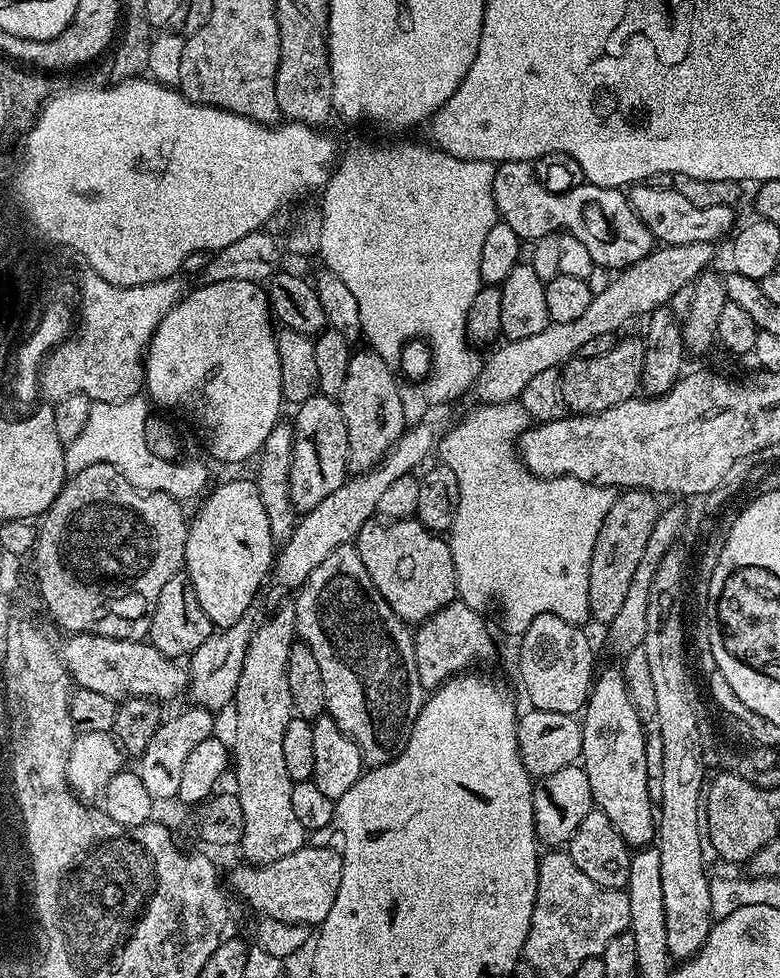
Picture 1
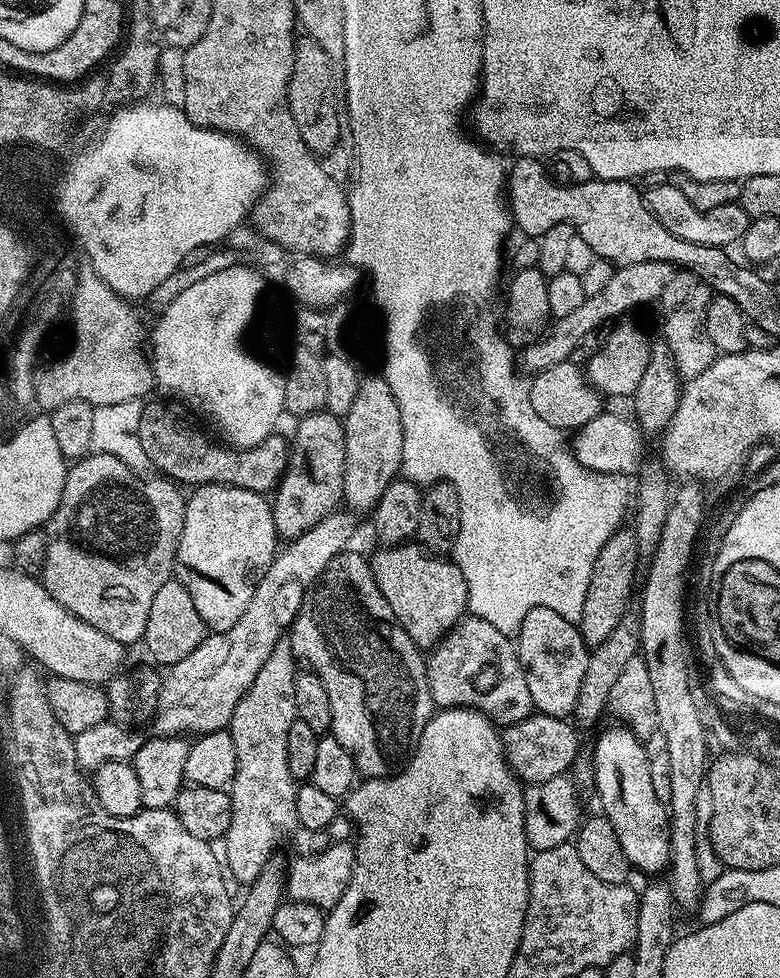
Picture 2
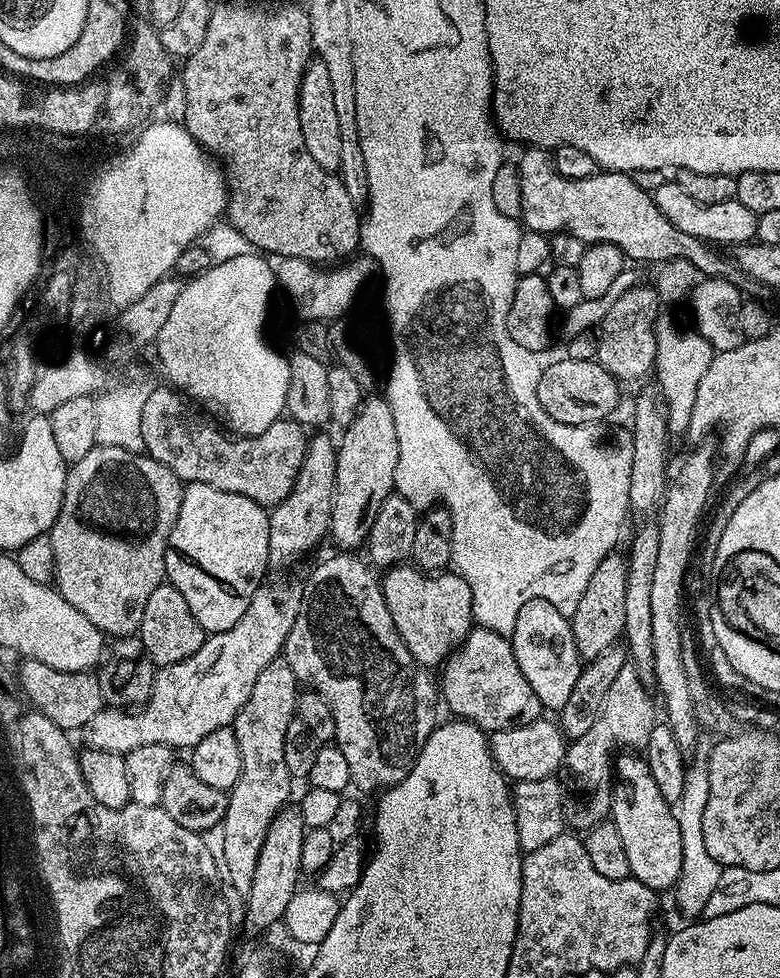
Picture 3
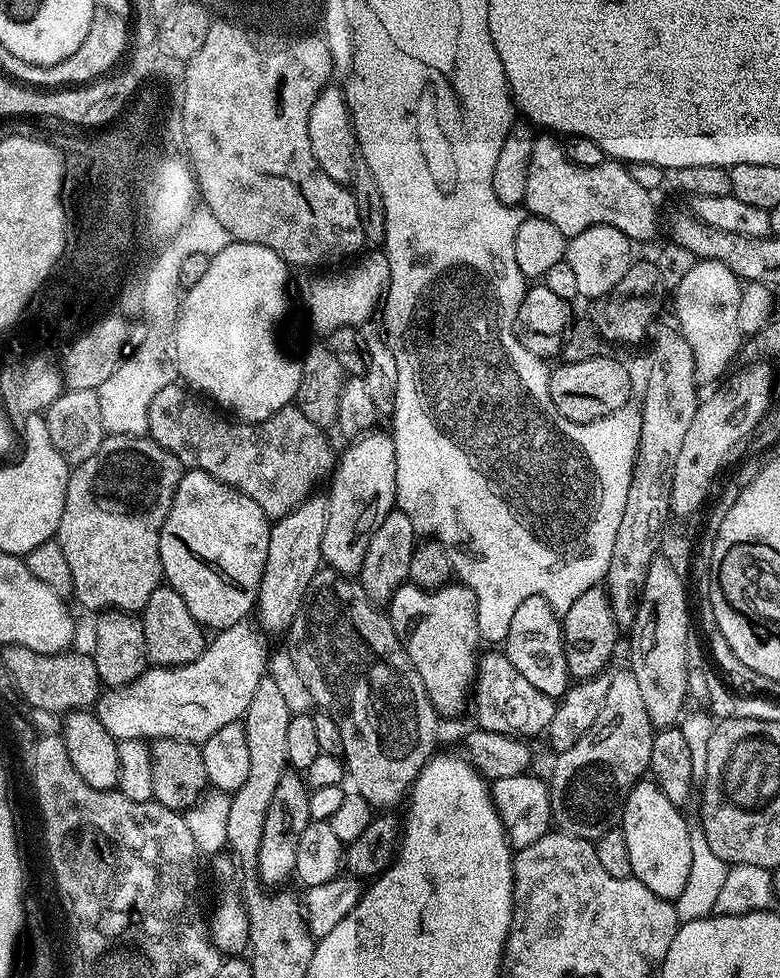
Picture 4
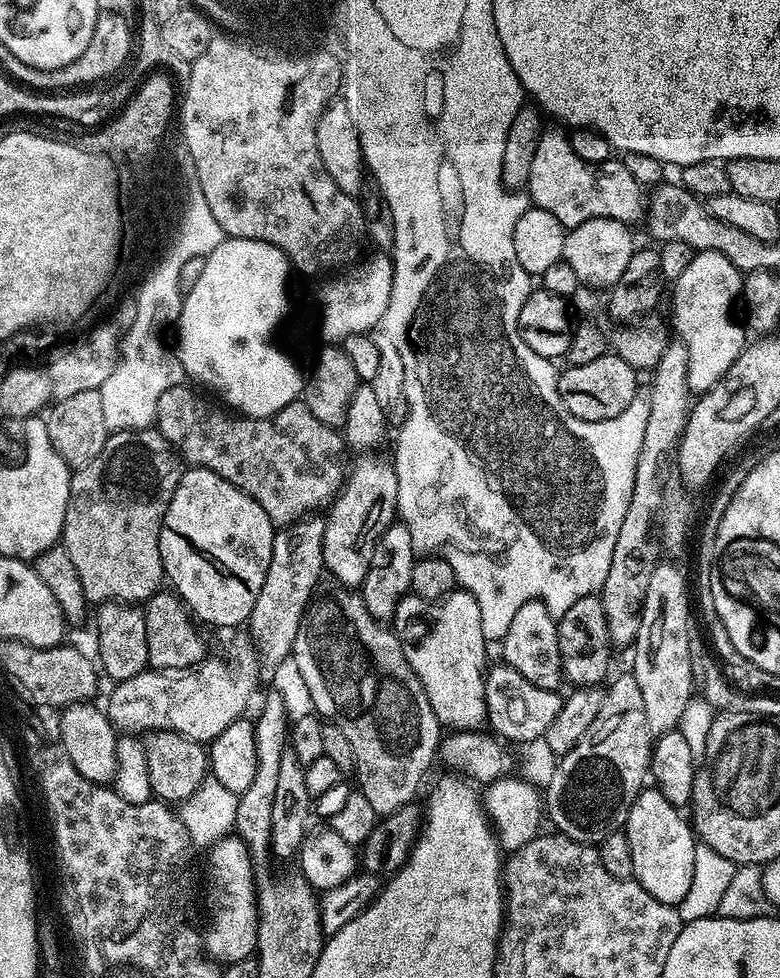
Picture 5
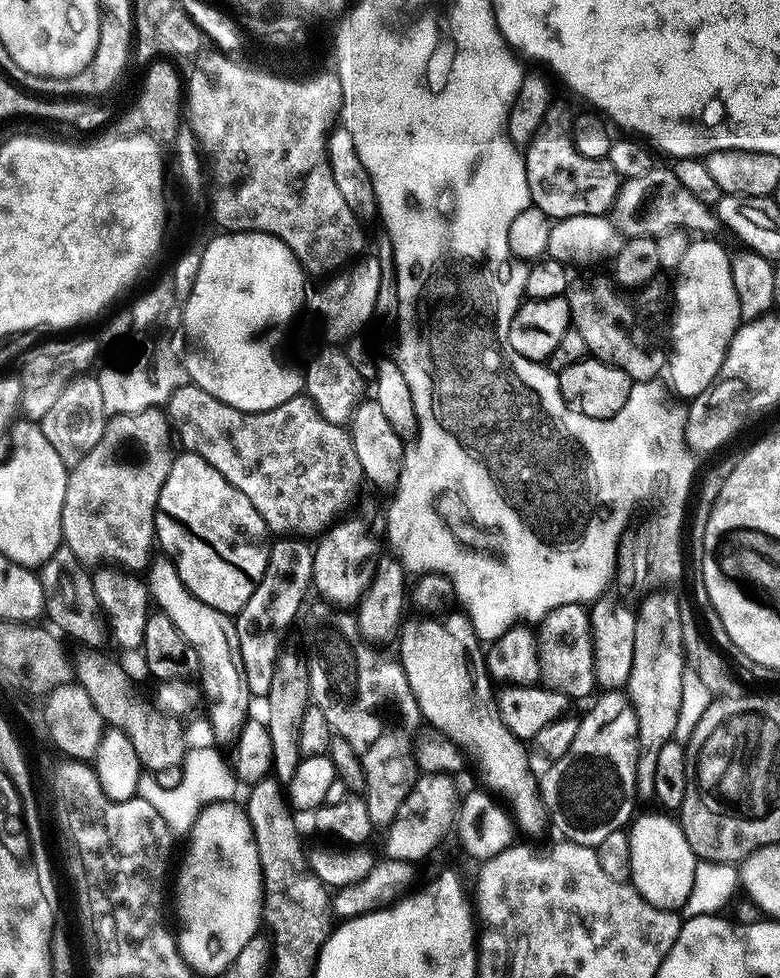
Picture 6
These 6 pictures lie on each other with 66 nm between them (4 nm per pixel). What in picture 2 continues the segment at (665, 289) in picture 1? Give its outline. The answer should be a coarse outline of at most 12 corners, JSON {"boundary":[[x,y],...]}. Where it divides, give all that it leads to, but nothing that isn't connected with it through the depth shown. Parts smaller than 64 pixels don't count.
{"boundary":[[617,267],[598,294],[523,349],[535,374],[571,361],[586,334],[655,305],[673,271]]}

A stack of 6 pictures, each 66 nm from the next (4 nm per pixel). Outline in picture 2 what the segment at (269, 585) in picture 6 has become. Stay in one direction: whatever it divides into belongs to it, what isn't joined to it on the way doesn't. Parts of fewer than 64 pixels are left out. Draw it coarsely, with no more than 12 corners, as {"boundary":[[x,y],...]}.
{"boundary":[[299,417],[271,501],[295,540],[344,499],[344,426]]}

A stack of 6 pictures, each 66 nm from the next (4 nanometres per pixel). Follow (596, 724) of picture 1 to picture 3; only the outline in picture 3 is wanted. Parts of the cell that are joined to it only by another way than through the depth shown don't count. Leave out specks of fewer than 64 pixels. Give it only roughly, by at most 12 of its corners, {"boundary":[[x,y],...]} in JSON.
{"boundary":[[617,759],[610,819],[632,876],[680,877],[682,830],[647,761]]}

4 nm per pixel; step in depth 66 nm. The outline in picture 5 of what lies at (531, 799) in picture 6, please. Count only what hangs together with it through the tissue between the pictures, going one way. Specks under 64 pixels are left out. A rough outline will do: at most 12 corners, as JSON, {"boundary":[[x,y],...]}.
{"boundary":[[409,594],[394,631],[434,714],[480,730],[486,641],[474,594]]}

